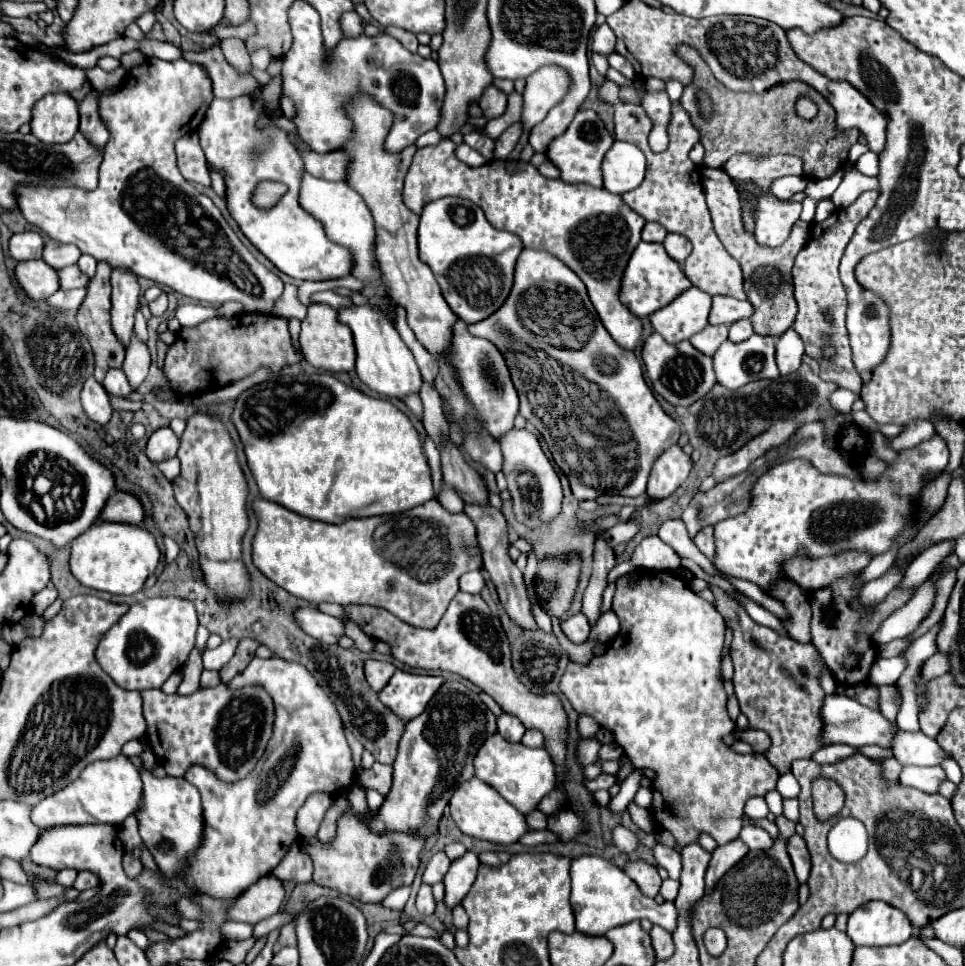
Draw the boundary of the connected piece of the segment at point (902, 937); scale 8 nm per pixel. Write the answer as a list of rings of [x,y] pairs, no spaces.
[[[872,901],[848,917],[848,937],[856,947],[886,947],[908,941],[914,933],[908,917],[888,903]]]

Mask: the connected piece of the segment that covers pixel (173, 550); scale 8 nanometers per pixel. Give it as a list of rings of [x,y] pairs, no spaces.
[[[164,537],[163,544],[164,544],[164,554],[165,554],[164,558],[165,562],[168,564],[178,556],[180,549],[178,544],[169,537]]]

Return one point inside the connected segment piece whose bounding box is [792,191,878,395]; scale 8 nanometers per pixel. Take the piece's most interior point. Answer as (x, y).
(821, 299)

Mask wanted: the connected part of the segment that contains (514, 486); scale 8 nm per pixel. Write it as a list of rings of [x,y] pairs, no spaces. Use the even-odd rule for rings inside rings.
[[[512,429],[512,431],[504,433],[504,437],[500,437],[500,447],[502,447],[502,455],[504,455],[502,473],[508,479],[508,491],[512,493],[512,499],[514,499],[514,513],[516,513],[516,517],[522,523],[530,525],[530,527],[538,527],[540,521],[550,521],[552,517],[556,517],[560,513],[562,487],[560,487],[560,479],[558,479],[558,475],[554,471],[554,465],[548,461],[548,457],[544,455],[544,451],[540,447],[538,437],[534,433],[530,433],[530,431],[526,431],[526,429]],[[526,471],[530,471],[536,477],[538,487],[540,487],[538,489],[538,501],[542,501],[542,503],[538,503],[538,505],[542,505],[542,509],[538,507],[536,513],[530,513],[530,515],[524,511],[524,495],[522,495],[518,483],[516,483],[516,477],[520,473],[526,473]]]

